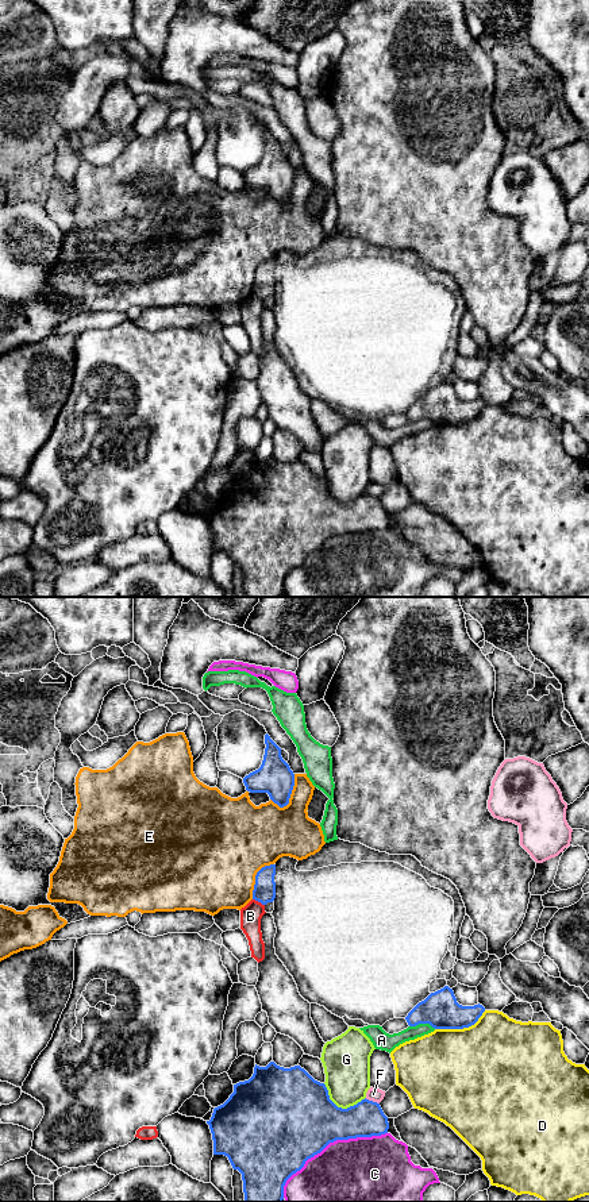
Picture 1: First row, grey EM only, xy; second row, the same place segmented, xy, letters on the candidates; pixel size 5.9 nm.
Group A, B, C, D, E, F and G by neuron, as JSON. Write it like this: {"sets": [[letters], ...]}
{"sets": [["A"], ["B"], ["C"], ["D"], ["E"], ["F"], ["G"]]}

